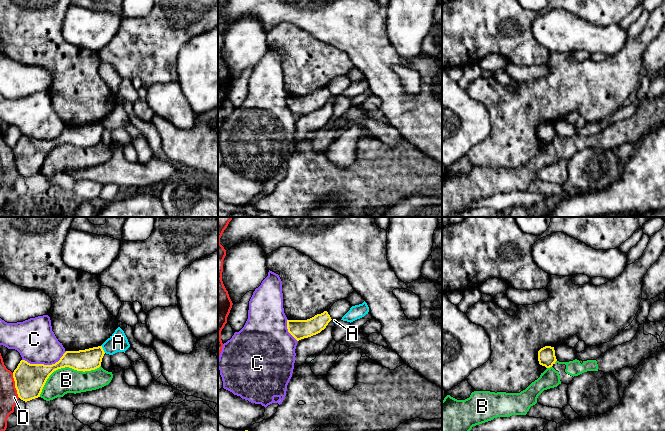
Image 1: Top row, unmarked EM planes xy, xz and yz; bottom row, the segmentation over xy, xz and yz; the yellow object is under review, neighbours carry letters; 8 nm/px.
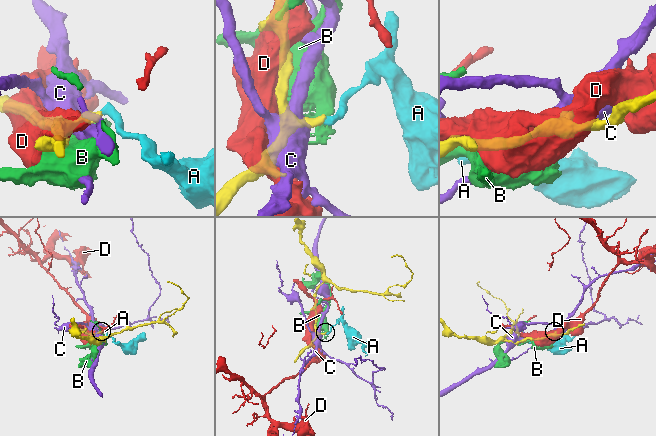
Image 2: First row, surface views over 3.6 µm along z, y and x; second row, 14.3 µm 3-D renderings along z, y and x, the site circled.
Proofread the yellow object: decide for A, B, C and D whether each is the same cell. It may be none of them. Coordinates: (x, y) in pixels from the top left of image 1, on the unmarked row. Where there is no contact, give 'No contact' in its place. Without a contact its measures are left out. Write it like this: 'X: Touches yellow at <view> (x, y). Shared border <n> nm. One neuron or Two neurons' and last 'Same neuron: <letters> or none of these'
A: Touches yellow at xy (102, 125). Shared border 70 nm. Two neurons
B: Touches yellow at xy (64, 143). Shared border 550 nm. Two neurons
C: Touches yellow at xy (43, 140). Shared border 360 nm. Two neurons
D: Touches yellow at xy (15, 161). Shared border 200 nm. Two neurons
Same neuron: none of these

